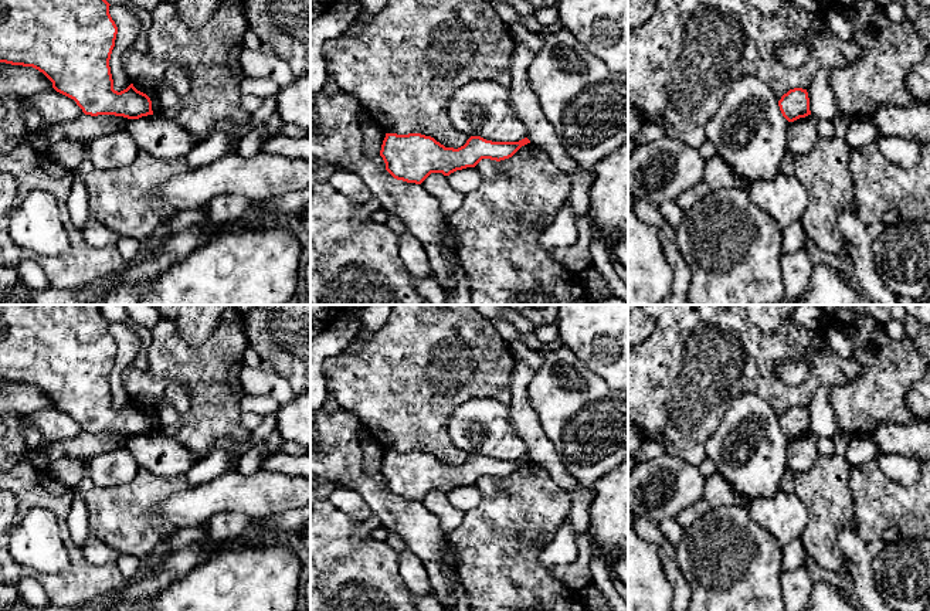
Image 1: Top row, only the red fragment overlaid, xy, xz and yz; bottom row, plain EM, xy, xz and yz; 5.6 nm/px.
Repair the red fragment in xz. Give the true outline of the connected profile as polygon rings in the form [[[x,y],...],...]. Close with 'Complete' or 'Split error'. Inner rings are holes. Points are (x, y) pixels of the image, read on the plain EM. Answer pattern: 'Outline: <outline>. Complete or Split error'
Outline: [[[386,451],[380,473],[394,496],[421,502],[431,491],[449,493],[456,488],[475,485],[482,476],[509,476],[527,461],[527,455],[519,459],[492,459],[471,454],[464,464],[454,466],[421,451]]]. Complete

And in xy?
Outline: [[[0,305],[0,380],[38,387],[57,410],[74,417],[85,432],[128,437],[153,432],[150,415],[133,401],[121,410],[113,407],[109,377],[118,344],[109,332],[109,323],[101,305]]]. Complete

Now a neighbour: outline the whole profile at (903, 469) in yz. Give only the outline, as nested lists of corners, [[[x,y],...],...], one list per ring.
[[[879,454],[875,459],[886,476],[902,485],[909,486],[919,478],[919,459],[897,454]]]

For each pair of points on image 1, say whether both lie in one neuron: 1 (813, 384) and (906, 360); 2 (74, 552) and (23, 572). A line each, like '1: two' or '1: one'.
1: two
2: one

